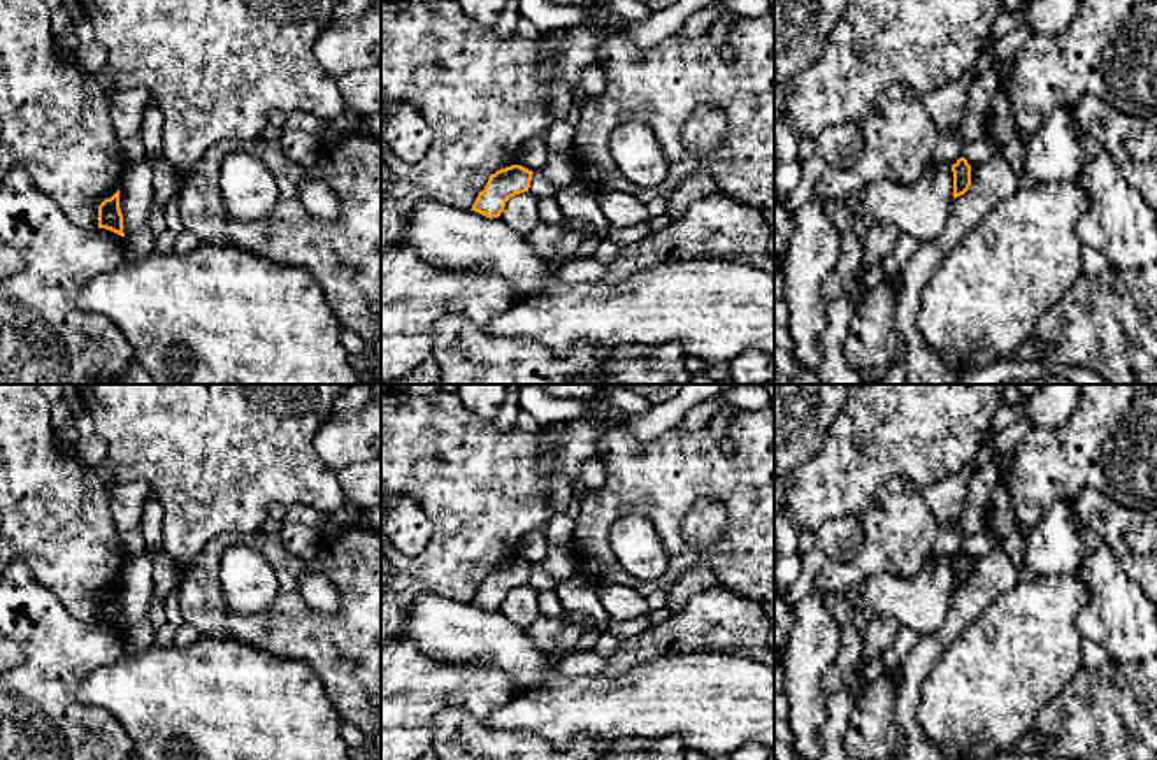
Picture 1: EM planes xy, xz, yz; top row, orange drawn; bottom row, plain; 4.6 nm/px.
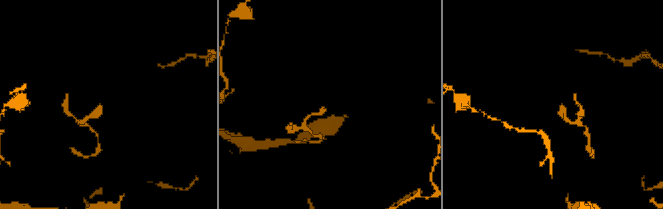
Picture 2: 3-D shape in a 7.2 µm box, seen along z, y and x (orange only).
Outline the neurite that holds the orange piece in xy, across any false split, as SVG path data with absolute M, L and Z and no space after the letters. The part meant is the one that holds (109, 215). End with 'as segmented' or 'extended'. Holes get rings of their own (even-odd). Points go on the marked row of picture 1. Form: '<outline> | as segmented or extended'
M119 190L111 198L105 198L98 205L98 218L97 219L98 219L98 228L105 228L105 230L111 230L111 232L125 237L123 214L119 209Z | as segmented

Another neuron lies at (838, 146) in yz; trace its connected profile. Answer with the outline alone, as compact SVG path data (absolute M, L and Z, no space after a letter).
M859 123L827 126L815 139L815 153L832 168L846 168L855 160L860 146L862 126Z

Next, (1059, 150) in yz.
M1059 107L1024 146L1024 170L1036 183L1074 181L1103 146L1074 119L1073 109Z

